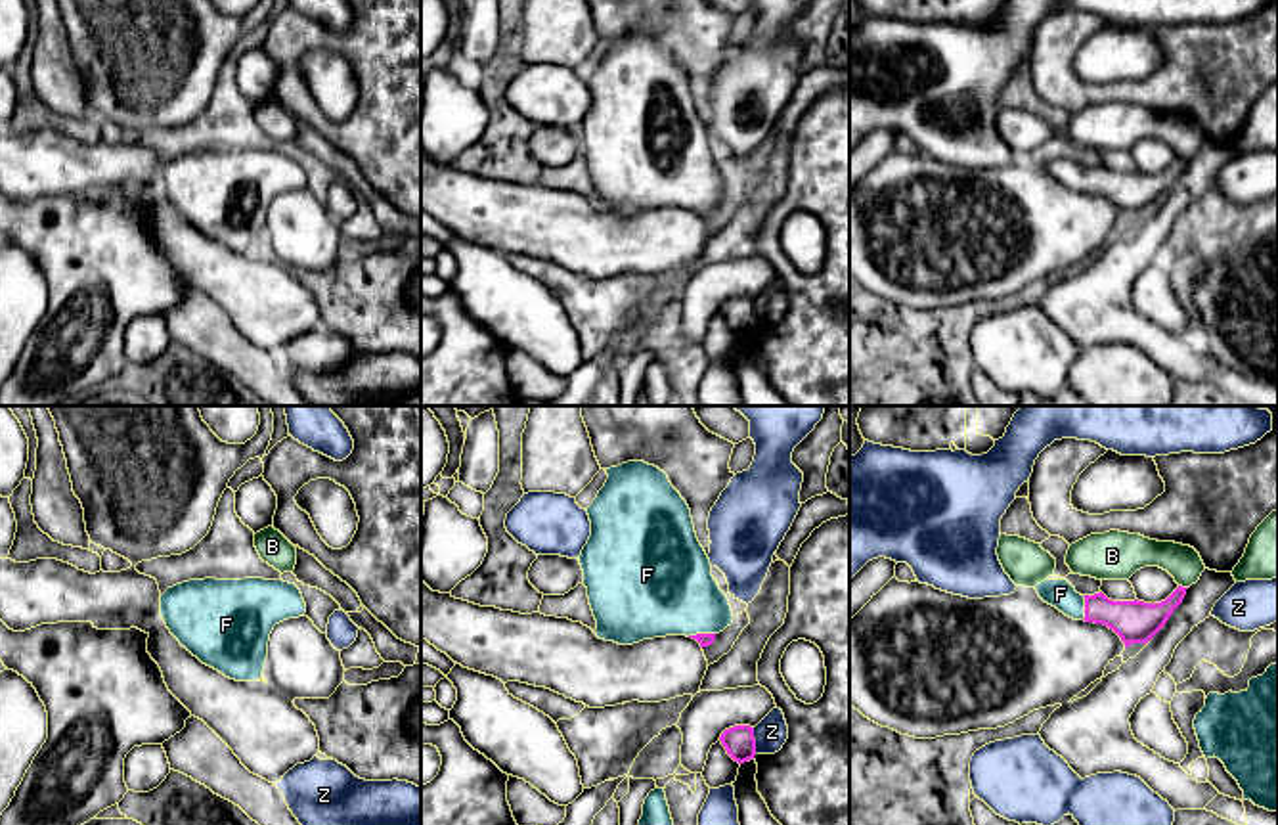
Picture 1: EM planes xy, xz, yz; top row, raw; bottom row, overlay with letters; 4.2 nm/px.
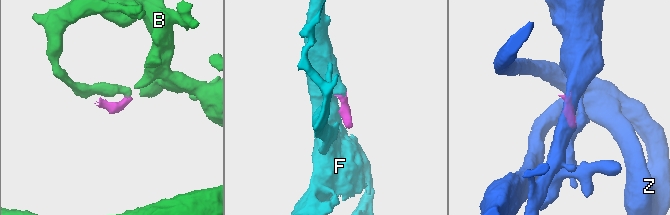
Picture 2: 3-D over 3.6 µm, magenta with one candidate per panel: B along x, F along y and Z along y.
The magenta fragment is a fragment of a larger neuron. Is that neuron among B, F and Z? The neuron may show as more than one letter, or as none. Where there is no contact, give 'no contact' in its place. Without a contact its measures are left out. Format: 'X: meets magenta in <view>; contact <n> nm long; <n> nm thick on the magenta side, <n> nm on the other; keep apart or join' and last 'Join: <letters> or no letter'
B: meets magenta in yz; contact 40 nm long; 180 nm thick on the magenta side, 160 nm on the other; keep apart
F: meets magenta in xz; contact 120 nm long; 60 nm thick on the magenta side, 400 nm on the other; join
Z: meets magenta in xz; contact 110 nm long; 130 nm thick on the magenta side, 140 nm on the other; keep apart
Join: F

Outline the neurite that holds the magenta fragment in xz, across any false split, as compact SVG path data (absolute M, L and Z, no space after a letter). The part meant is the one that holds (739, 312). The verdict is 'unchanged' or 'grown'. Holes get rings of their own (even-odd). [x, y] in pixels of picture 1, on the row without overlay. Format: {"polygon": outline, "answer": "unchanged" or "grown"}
{"polygon": "M750 297L729 299L721 304L719 312L727 325L738 335L744 335L756 327L754 299Z", "answer": "unchanged"}

